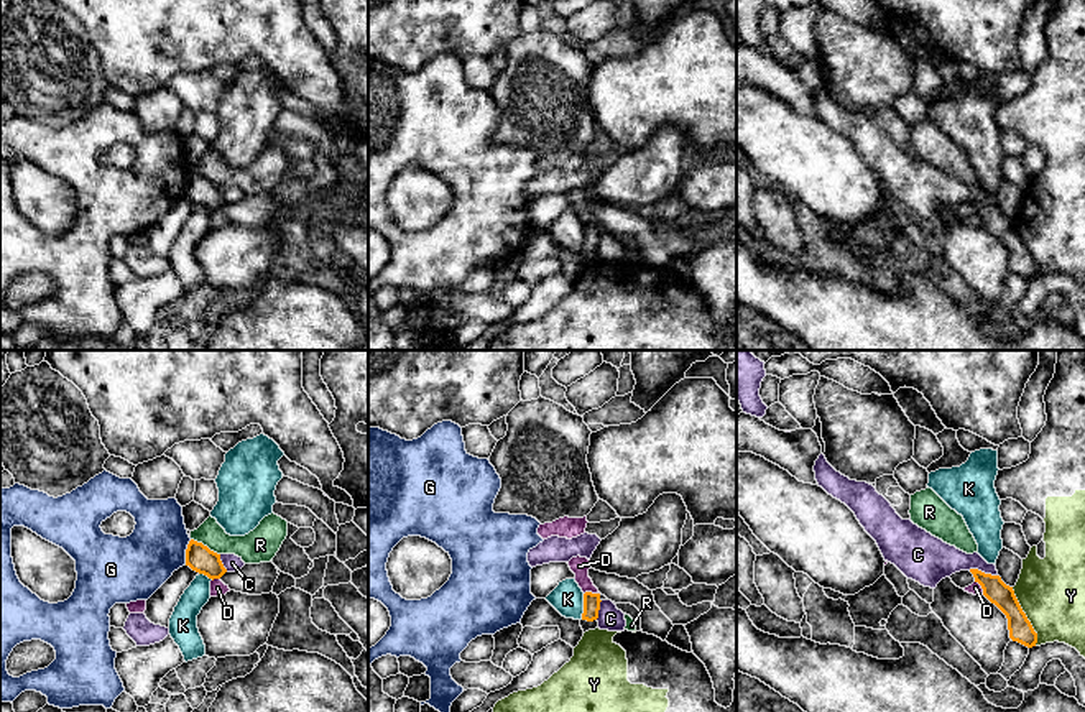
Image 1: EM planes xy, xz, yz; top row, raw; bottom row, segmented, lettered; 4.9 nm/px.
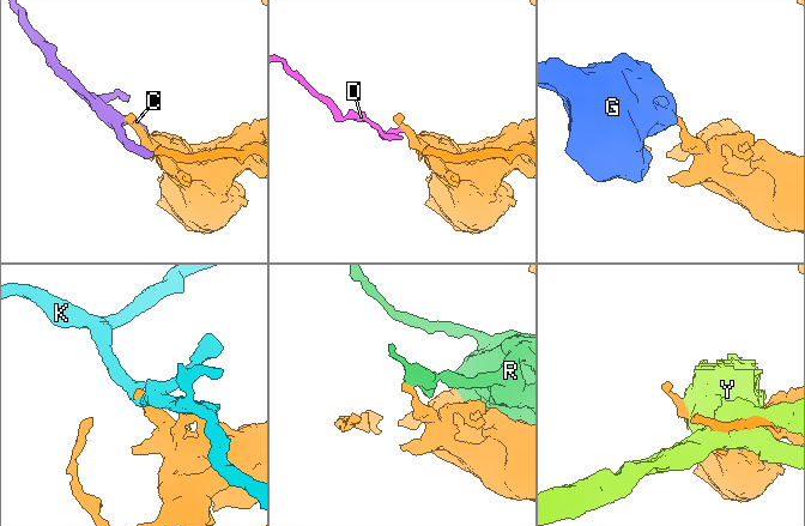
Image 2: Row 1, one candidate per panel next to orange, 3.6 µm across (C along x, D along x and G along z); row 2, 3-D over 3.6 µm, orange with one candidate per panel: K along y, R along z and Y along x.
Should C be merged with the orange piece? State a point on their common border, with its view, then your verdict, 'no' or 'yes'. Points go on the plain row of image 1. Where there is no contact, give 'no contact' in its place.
contact yz (983, 204); no

